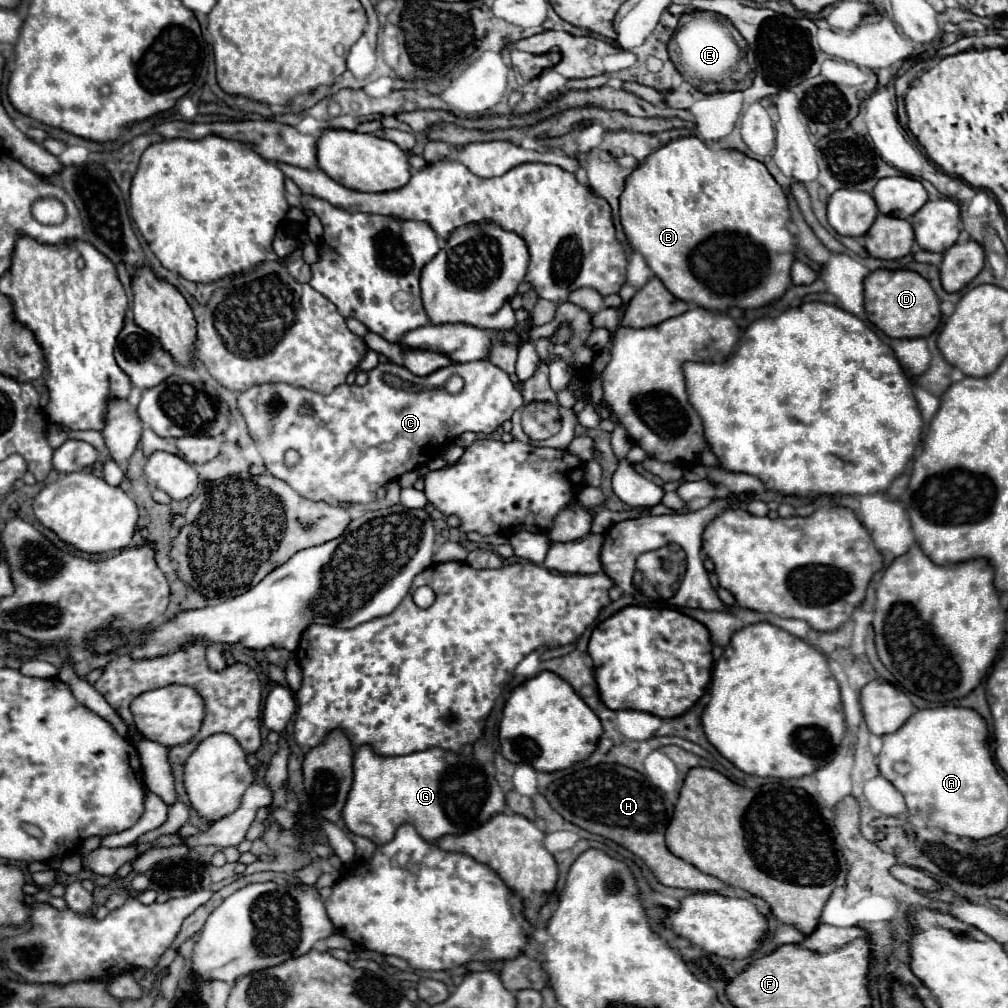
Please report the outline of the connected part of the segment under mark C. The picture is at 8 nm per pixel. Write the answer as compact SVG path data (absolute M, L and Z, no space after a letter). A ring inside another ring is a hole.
M488 360L450 364L422 378L402 366L386 362L368 372L368 382L364 386L340 384L332 394L318 394L290 384L262 384L238 396L238 410L246 418L248 432L268 472L284 480L300 496L328 504L368 504L376 500L376 490L380 486L398 480L404 472L424 466L462 432L492 434L522 406L524 398L520 390L510 382L504 370ZM384 372L420 382L426 390L412 394L392 388L382 382ZM452 374L462 376L466 384L460 394L442 394L440 386ZM302 402L310 402L316 414L302 416L298 412ZM290 448L300 454L300 462L294 468L284 466L284 452Z

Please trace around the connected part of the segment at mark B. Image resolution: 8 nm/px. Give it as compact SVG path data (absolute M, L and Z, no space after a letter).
M686 136L686 138L678 138L678 140L668 142L666 146L656 150L652 156L648 156L628 176L626 188L620 196L620 220L622 220L622 226L624 226L624 232L626 232L630 246L646 258L650 270L664 282L664 286L676 298L686 300L686 302L694 302L696 306L702 306L702 308L708 308L708 310L714 310L720 314L728 312L728 308L732 308L732 306L736 306L740 310L750 310L750 308L758 308L758 306L764 306L764 304L780 298L788 290L788 286L792 284L790 282L790 266L794 262L796 244L794 244L794 236L786 228L786 224L790 220L786 194L778 186L778 182L770 176L770 172L764 168L762 162L752 160L738 150L712 150L696 136Z

